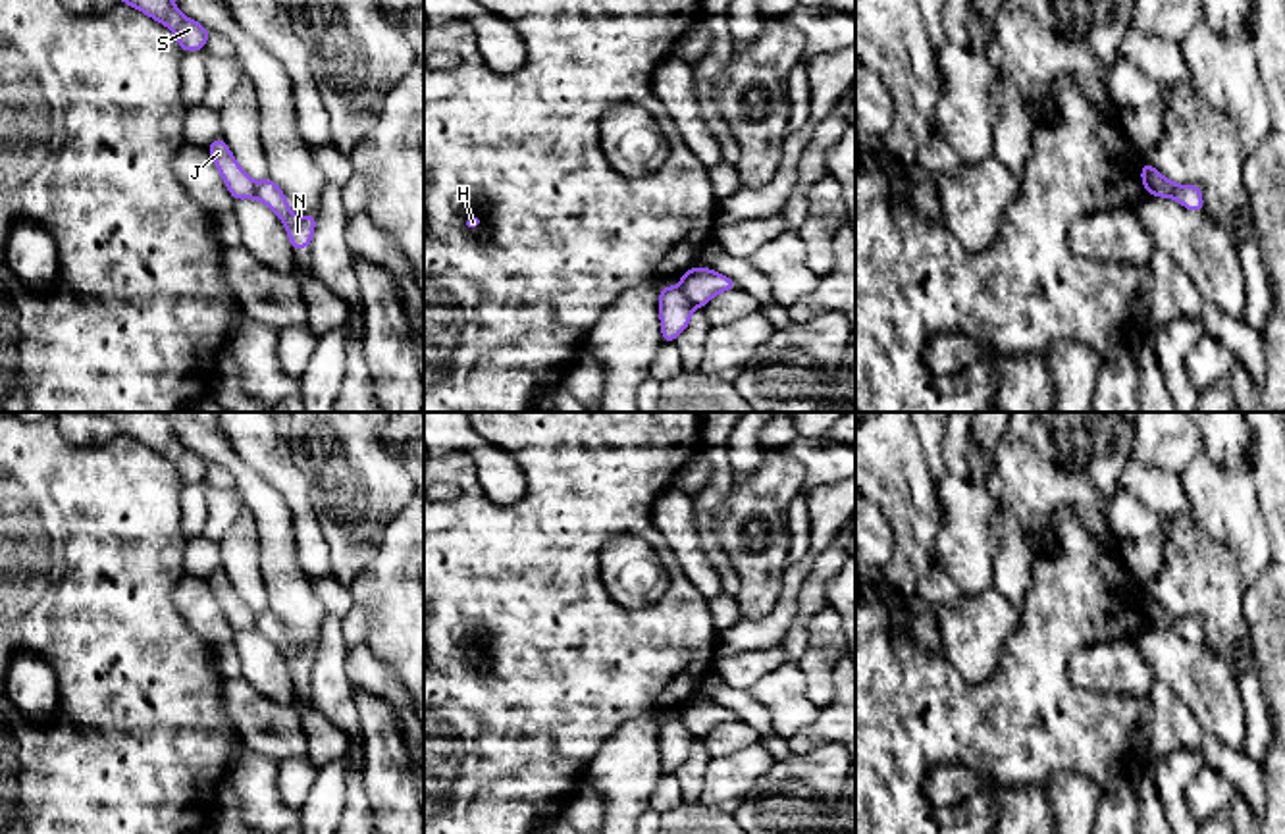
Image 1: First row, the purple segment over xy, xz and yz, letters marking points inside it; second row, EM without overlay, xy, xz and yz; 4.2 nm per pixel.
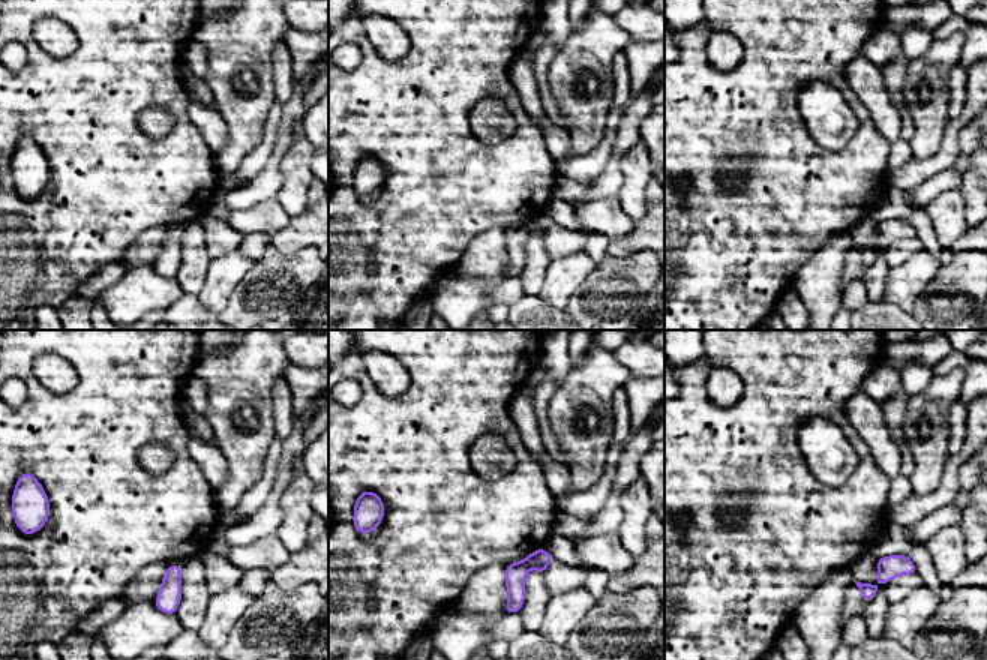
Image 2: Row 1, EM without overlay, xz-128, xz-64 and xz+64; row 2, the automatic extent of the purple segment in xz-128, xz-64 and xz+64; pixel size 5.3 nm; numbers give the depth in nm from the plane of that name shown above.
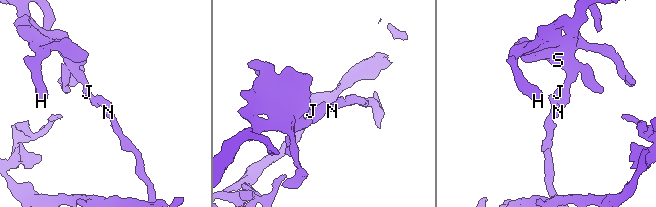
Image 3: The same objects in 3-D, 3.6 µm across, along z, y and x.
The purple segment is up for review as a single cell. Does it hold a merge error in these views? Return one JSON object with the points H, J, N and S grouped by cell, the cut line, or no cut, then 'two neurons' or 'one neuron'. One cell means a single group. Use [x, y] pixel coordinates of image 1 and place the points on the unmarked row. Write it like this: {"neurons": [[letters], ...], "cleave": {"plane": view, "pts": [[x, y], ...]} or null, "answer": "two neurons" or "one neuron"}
{"neurons": [["H", "J", "S"], ["N"]], "cleave": {"plane": "xz", "pts": [[681, 719], [692, 738]]}, "answer": "two neurons"}

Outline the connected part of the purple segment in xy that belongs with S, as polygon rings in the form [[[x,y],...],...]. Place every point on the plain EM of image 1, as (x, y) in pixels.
[[[94,412],[108,418],[123,435],[170,458],[183,483],[204,482],[210,462],[175,437],[164,412]]]

